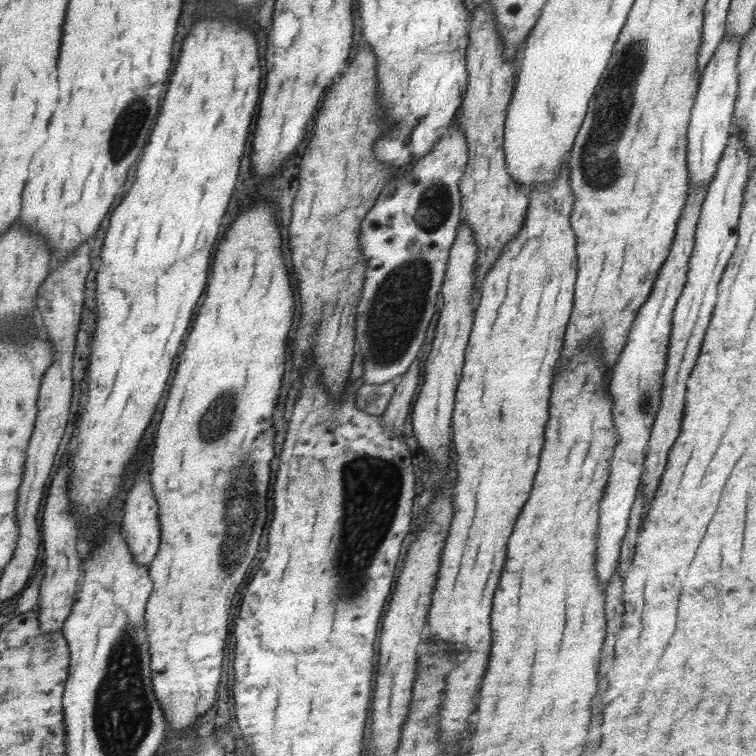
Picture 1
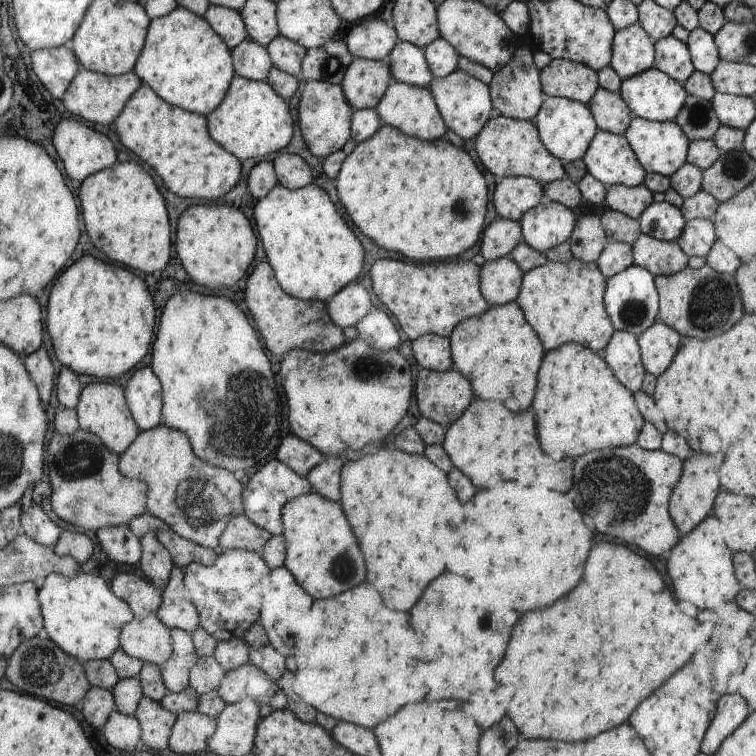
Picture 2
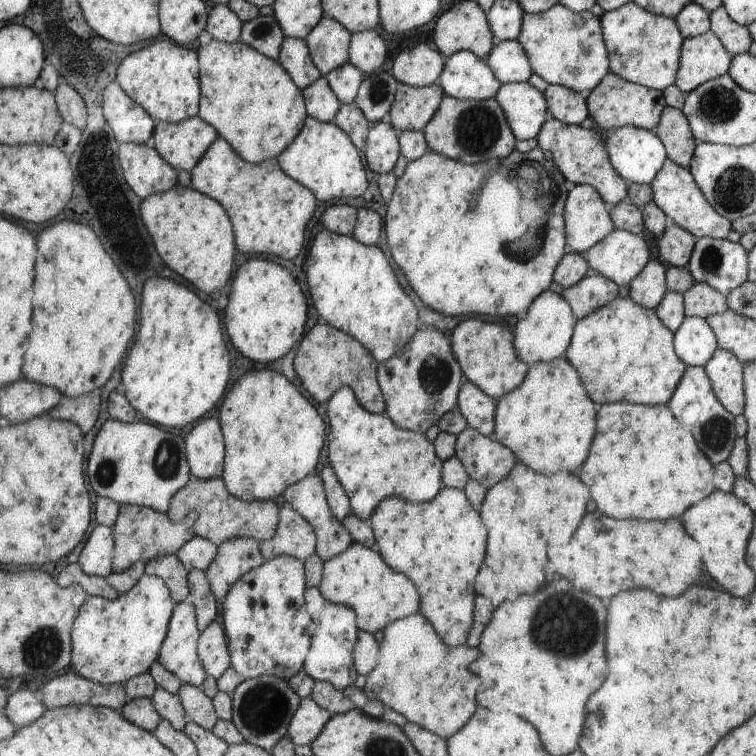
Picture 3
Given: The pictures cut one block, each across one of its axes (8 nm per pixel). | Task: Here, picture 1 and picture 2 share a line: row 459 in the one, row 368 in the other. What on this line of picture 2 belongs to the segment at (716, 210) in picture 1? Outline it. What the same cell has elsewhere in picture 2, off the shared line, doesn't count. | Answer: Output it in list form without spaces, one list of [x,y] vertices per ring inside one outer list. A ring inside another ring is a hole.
[[[659,322],[638,336],[644,366],[650,374],[660,377],[666,372],[679,352],[682,337],[674,327]]]

